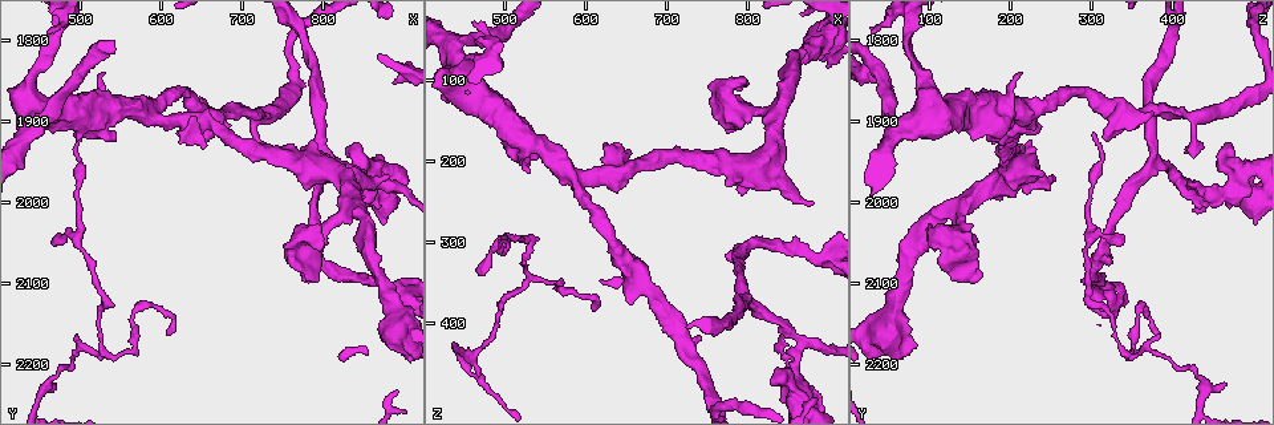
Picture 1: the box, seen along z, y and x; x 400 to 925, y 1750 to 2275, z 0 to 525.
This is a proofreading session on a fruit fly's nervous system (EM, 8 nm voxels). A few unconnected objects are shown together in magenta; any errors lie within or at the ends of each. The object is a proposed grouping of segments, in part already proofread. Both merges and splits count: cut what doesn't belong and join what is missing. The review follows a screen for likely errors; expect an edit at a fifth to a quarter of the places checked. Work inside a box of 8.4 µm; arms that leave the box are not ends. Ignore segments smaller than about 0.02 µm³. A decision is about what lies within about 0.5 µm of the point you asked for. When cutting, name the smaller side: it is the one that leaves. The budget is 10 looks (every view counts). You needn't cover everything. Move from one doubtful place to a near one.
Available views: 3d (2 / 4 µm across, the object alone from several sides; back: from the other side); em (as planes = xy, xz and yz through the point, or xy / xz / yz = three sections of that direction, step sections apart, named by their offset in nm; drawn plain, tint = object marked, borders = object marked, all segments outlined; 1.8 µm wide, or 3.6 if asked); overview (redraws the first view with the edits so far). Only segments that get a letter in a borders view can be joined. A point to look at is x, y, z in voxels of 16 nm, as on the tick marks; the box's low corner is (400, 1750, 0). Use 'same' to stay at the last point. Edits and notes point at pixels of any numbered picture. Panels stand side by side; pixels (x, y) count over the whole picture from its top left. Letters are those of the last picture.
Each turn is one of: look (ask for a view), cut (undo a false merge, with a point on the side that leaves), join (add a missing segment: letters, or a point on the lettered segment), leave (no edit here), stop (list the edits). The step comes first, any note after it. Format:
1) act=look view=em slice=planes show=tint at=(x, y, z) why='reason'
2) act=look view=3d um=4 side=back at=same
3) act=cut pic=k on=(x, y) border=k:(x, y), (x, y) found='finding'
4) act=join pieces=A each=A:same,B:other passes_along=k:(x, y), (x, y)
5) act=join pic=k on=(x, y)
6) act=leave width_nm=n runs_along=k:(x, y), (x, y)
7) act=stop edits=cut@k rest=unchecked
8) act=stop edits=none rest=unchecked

act=look view=3d um=2 at=(835, 2005, 145) why='two arms in line, one across'

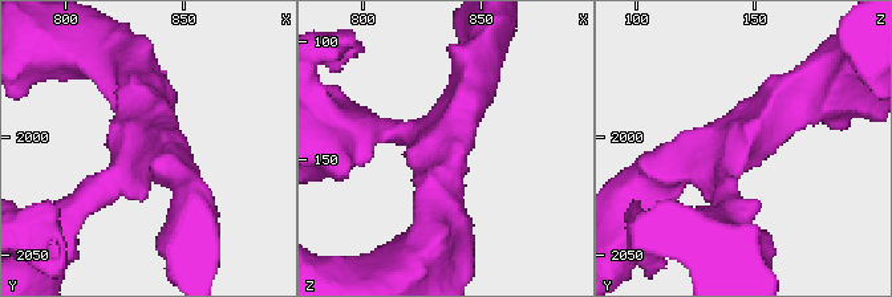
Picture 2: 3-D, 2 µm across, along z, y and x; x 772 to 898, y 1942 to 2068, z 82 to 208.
act=look view=em slice=planes show=borders at=(834, 2003, 143) arms=3 arm_widths_nm=240,260,400 why='shape alone is not enough'

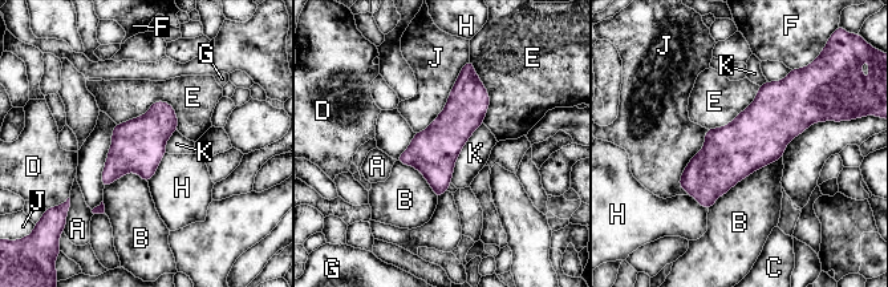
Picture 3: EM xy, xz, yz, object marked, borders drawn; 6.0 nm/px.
act=leave each=A:other,B:other,C:other,D:other,E:other,F:other,G:other,H:other,J:other,K:other runs_along=3:(470, 73), (438, 191) found='all the same neuron'

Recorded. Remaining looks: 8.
act=look view=em slice=xy step=4 show=borders at=(865, 1980, 420)

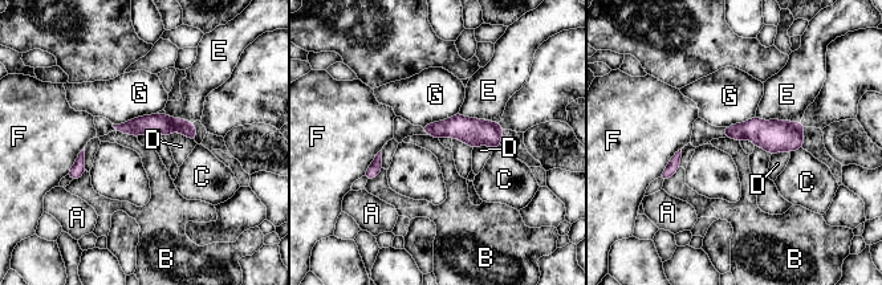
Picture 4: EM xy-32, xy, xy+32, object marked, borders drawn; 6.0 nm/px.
act=look view=em slice=planes show=borders at=same

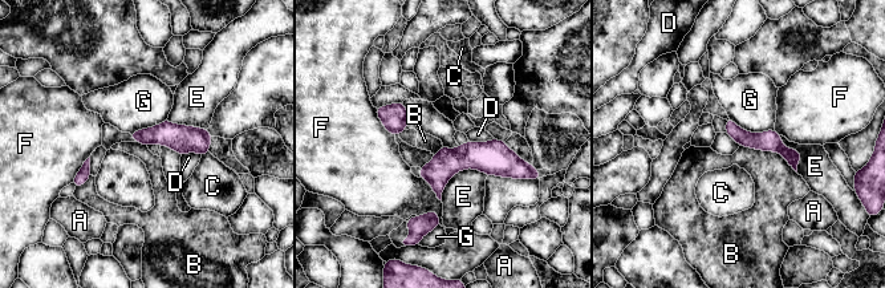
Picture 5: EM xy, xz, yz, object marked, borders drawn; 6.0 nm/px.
act=leave each=A:other,B:other,C:other,D:other,E:other,F:other,G:other border=5:(741, 145), (778, 151), (796, 173) found='one neuron here'

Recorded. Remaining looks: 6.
act=look view=3d um=2 at=(530, 2120, 295) why='abrupt turn'

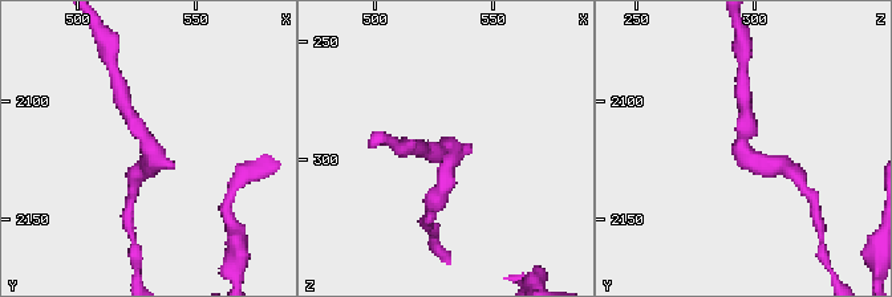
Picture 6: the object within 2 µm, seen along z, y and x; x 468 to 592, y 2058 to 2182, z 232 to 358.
act=look view=em slice=planes show=borders at=(530, 2120, 295)

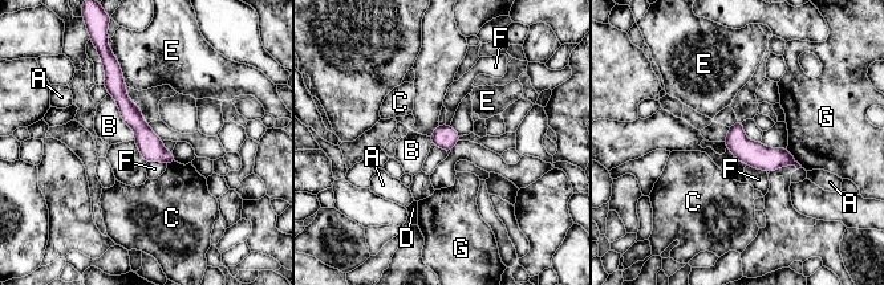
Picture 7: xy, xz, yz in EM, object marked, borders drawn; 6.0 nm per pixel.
act=leave width_nm=150 each=A:other,B:other,C:other,D:other,E:other,F:other,G:other border=7:(108, 93), (134, 139) found='all the same neuron'

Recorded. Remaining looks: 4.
act=stop edits=none rest=unchecked

